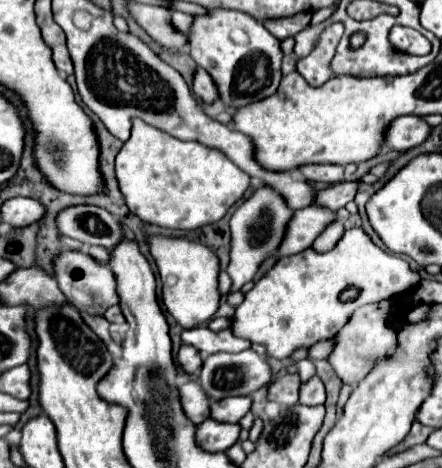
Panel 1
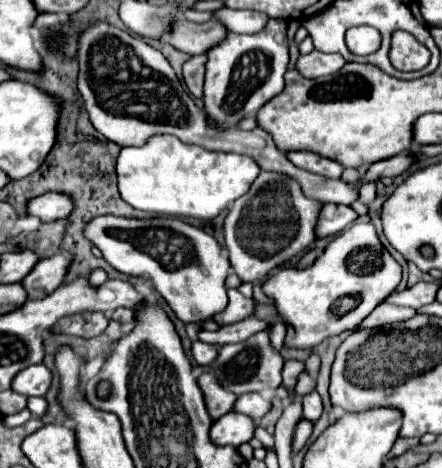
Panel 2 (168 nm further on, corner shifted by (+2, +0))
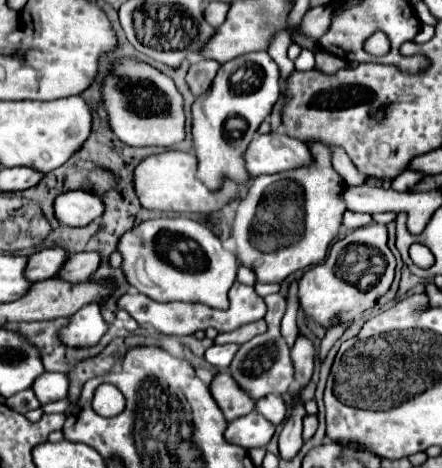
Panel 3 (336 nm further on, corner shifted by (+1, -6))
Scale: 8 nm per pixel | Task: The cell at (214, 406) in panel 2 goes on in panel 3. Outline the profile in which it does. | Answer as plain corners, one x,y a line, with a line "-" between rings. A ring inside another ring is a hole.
219,372
211,382
209,390
229,422
255,410
255,400
251,400
249,394
239,388
229,372

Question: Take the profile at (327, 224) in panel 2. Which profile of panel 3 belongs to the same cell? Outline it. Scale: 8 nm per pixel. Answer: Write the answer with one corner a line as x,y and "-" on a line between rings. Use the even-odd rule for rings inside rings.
345,212
345,216
343,216
343,228
347,228
347,230
355,230
355,228
367,226
367,224
371,224
371,222
373,222
371,214
355,214
355,212

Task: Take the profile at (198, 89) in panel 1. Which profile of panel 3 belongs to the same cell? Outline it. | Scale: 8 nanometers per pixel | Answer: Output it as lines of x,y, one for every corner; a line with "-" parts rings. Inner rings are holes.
199,60
199,62
191,64
191,68
187,72
187,84
189,84
191,92
195,96
207,92
217,70
219,70
219,62
215,62
215,60

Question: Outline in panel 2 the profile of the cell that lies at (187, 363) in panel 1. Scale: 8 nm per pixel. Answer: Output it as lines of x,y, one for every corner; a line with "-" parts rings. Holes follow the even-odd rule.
200,340
192,342
192,358
196,360
196,364
208,366
208,364
212,364
216,360
216,354
218,354
218,346
204,344

